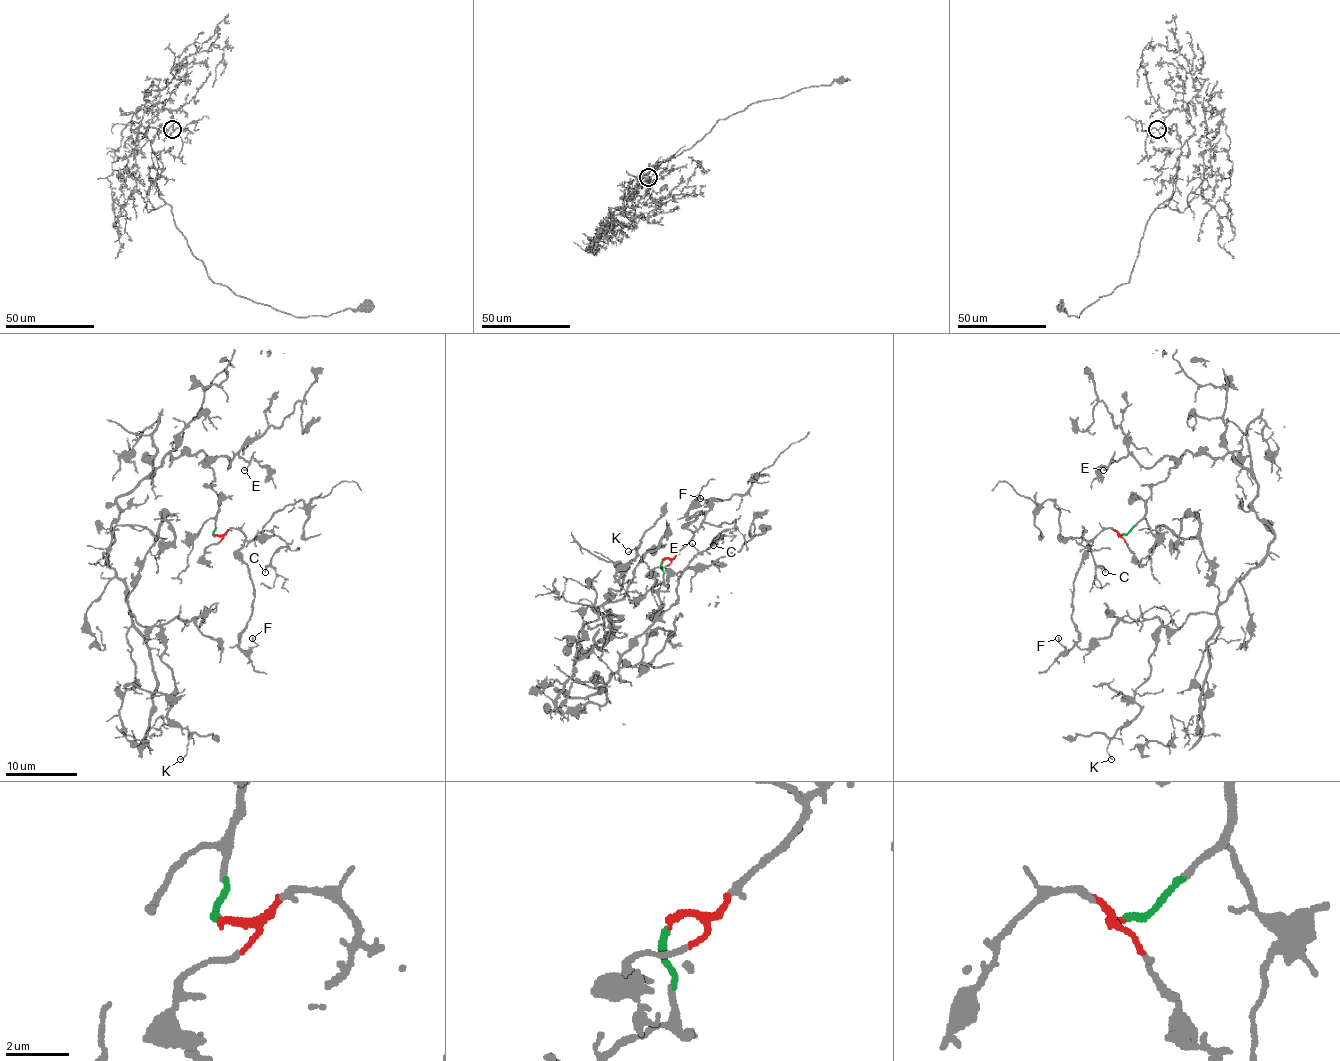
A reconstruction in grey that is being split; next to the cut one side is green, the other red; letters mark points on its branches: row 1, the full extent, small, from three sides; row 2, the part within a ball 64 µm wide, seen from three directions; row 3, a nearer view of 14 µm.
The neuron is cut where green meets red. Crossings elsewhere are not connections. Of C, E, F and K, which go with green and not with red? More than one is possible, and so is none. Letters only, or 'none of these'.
E, K

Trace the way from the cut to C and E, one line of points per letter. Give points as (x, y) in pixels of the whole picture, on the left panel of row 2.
C: (214, 535), (223, 535), (237, 528), (248, 540), (268, 531), (279, 535), (286, 546), (273, 555), (264, 572)
E: (214, 535), (219, 499), (210, 486), (210, 463), (223, 456), (230, 467), (237, 454), (250, 463), (245, 470)

